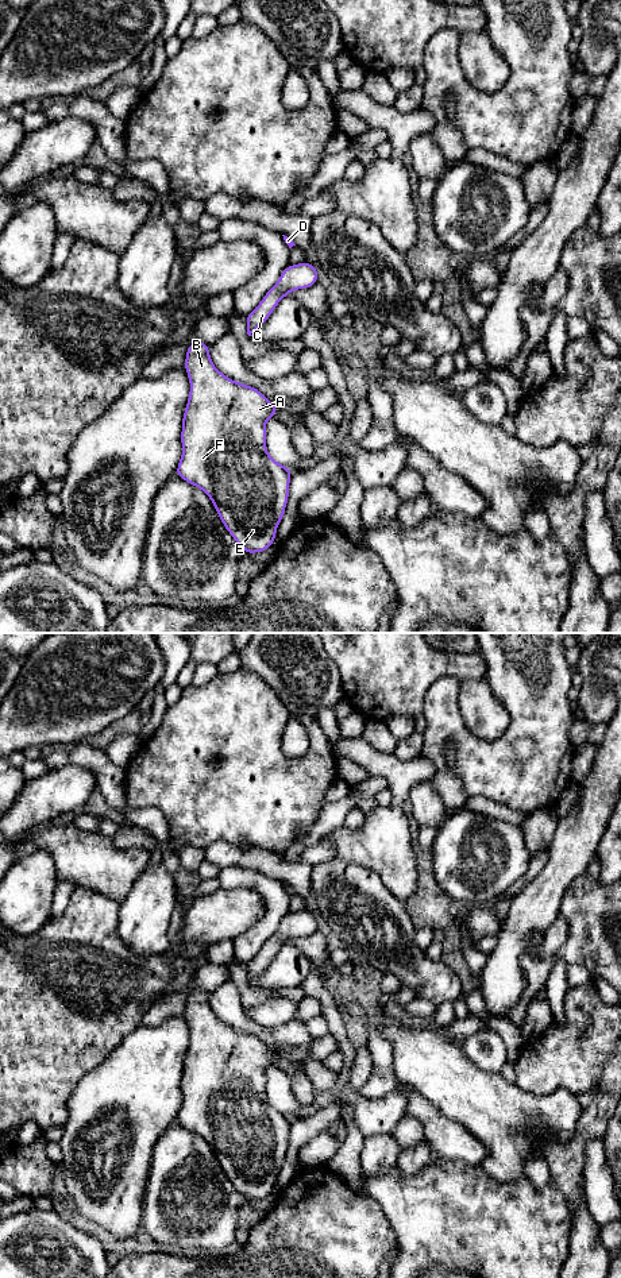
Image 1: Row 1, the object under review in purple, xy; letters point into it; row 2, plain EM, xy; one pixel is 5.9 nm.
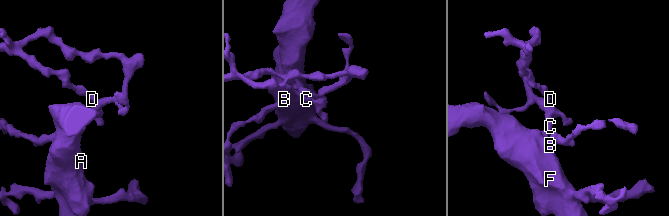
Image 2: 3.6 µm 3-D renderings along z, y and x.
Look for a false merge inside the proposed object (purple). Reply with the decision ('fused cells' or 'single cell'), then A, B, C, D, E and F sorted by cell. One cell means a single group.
single cell; groups A B C D E F

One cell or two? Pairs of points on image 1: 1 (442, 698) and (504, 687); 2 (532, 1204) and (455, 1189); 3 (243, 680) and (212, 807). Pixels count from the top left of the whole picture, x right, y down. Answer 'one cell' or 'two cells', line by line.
1: one cell
2: one cell
3: one cell

